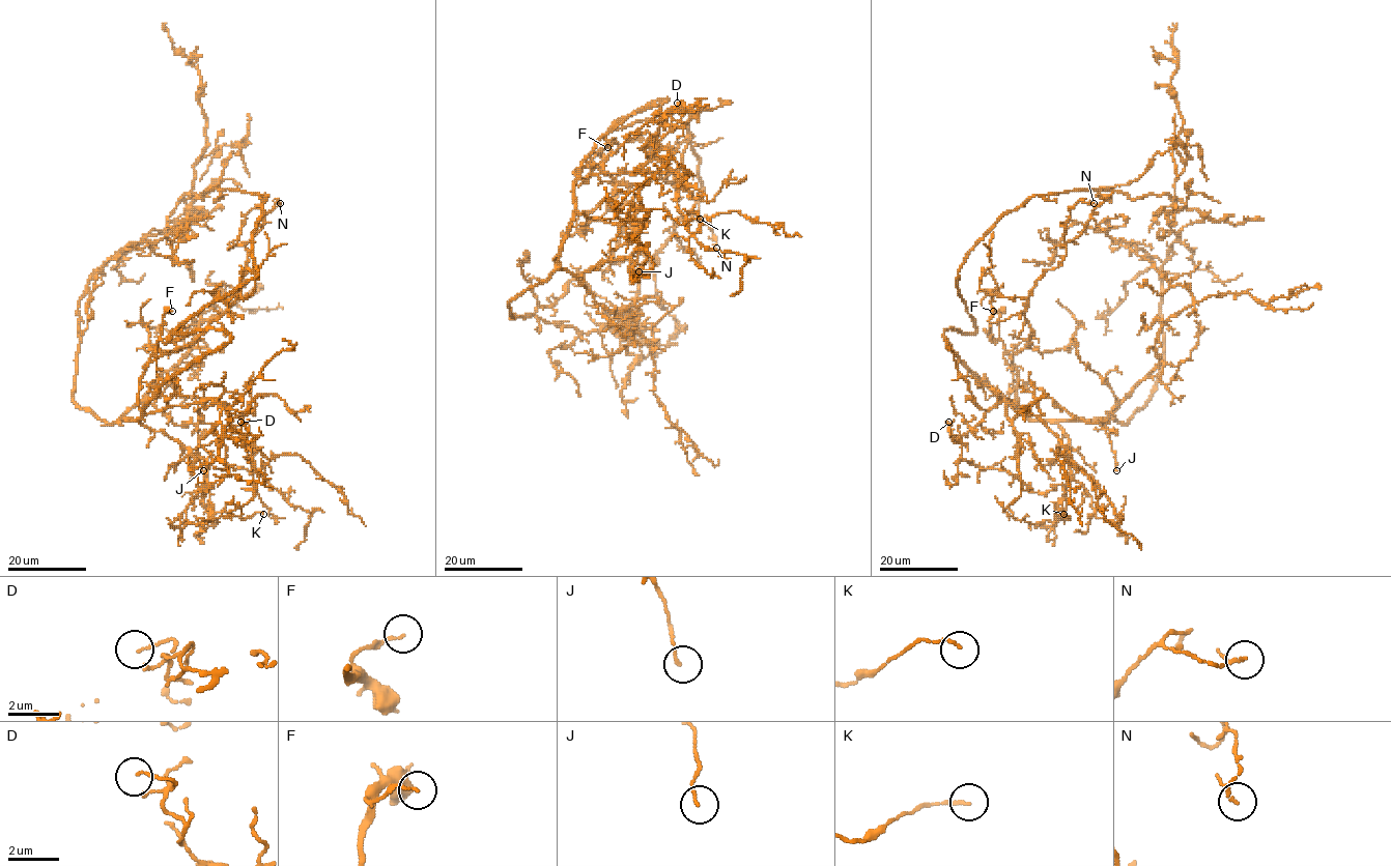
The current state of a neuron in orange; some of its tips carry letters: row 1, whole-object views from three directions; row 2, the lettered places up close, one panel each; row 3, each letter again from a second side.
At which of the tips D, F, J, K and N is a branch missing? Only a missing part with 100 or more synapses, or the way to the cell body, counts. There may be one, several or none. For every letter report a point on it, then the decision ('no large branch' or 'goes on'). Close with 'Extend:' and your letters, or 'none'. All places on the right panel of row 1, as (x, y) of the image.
D: at (948, 422); goes on
F: at (993, 311); no large branch
J: at (1116, 470); no large branch
K: at (1063, 514); no large branch
N: at (1094, 203); no large branch
Extend: D

